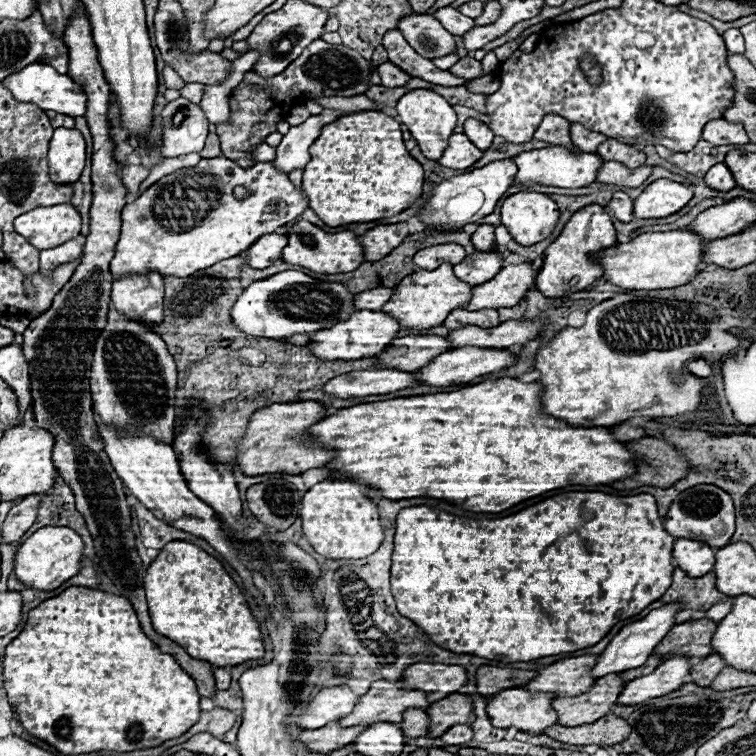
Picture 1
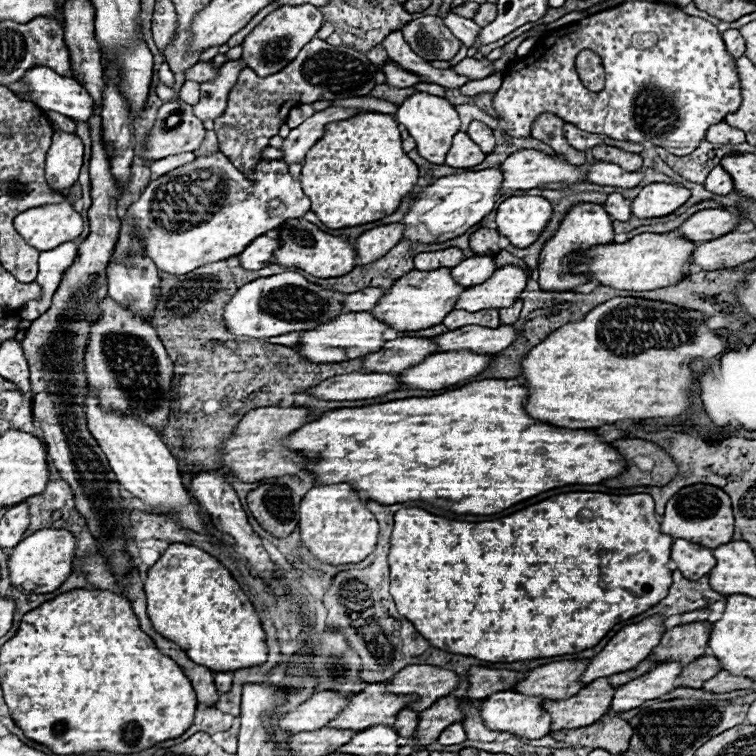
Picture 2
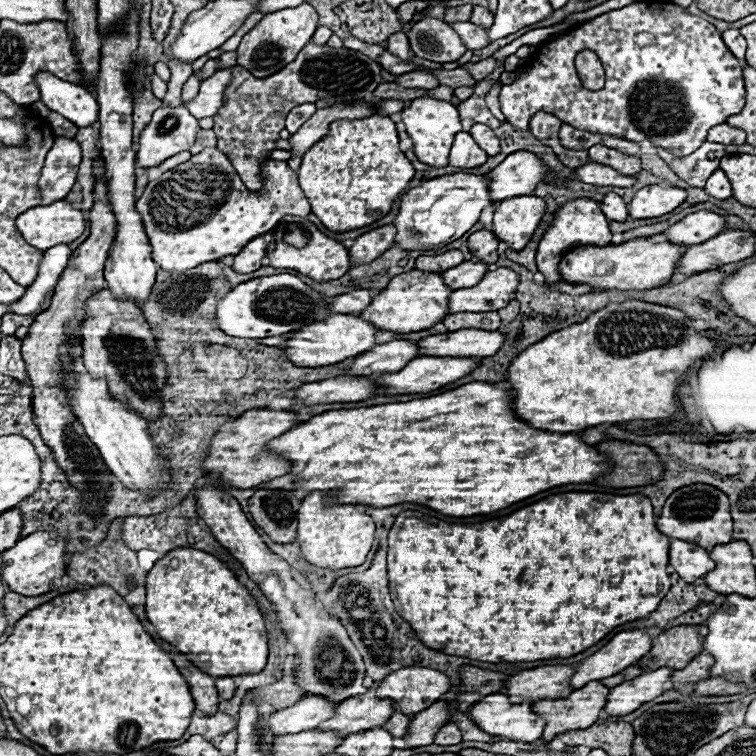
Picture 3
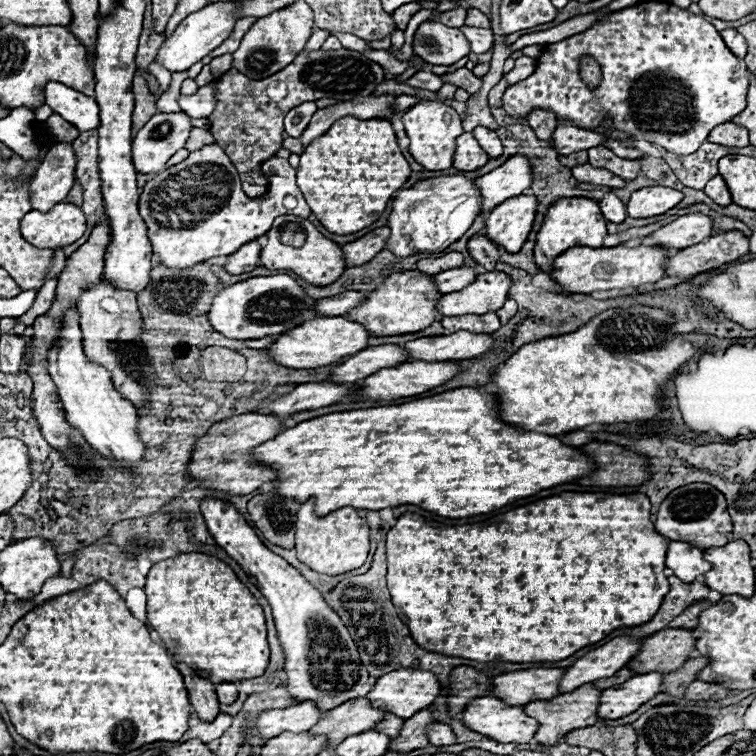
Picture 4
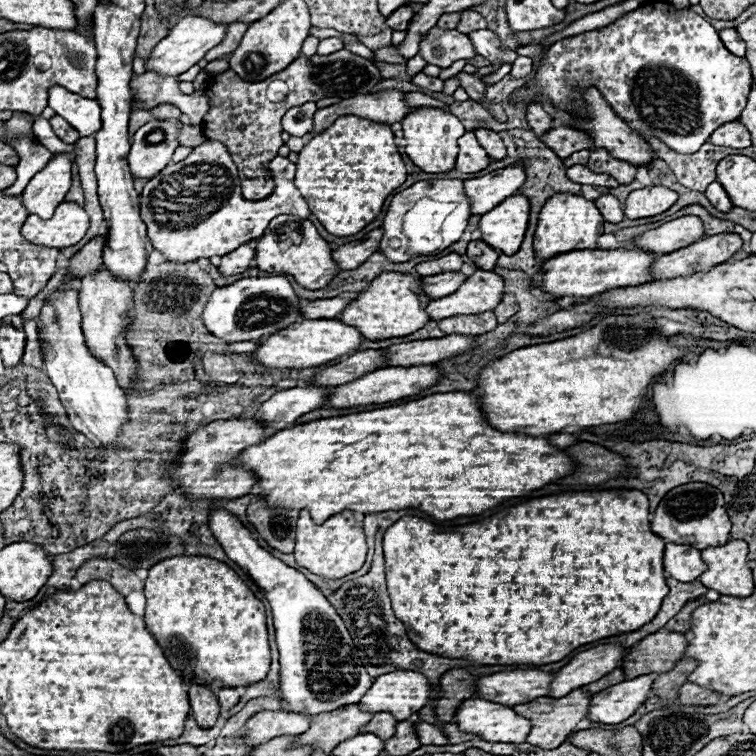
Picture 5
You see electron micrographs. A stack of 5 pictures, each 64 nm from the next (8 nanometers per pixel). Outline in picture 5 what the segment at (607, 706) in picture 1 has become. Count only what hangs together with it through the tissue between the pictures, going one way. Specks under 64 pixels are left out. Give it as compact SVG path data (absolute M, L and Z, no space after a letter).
M582 688L572 690L570 694L562 696L562 698L540 698L540 700L532 700L528 704L518 704L514 706L514 710L532 720L532 730L528 734L528 742L540 748L556 748L556 744L562 744L578 726L580 720L586 718L588 714L588 706L592 702L592 694L584 692Z

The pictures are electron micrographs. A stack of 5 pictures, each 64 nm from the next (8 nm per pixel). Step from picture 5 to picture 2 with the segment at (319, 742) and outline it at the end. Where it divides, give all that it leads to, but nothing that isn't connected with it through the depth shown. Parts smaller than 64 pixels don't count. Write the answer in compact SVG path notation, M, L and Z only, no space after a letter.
M364 690L352 696L348 708L340 712L336 720L332 720L332 728L342 730L364 730L372 724L388 724L392 726L396 714L408 704L420 700L414 694L390 694L390 692L370 692Z

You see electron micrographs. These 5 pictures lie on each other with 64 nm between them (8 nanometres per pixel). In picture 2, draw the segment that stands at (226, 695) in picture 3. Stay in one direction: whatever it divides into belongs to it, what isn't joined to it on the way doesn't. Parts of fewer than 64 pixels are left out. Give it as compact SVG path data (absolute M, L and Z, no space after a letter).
M214 672L214 680L216 680L216 688L220 694L228 692L232 686L232 672Z

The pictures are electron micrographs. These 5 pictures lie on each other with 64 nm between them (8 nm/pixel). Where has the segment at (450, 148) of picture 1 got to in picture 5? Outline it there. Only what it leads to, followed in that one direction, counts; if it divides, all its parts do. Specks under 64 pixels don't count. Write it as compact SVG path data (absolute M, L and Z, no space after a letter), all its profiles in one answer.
M466 132L458 140L458 146L460 146L460 152L456 158L456 170L460 172L480 172L492 162L484 152L484 148L478 144L474 132Z

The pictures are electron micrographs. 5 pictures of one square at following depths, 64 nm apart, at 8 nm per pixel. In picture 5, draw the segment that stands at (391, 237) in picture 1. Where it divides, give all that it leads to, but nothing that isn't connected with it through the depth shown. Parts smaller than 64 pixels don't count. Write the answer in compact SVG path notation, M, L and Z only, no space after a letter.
M376 228L376 230L368 232L362 240L348 242L348 244L336 248L334 250L334 260L338 262L340 270L352 270L352 268L364 264L378 250L382 234L384 234L384 230Z

